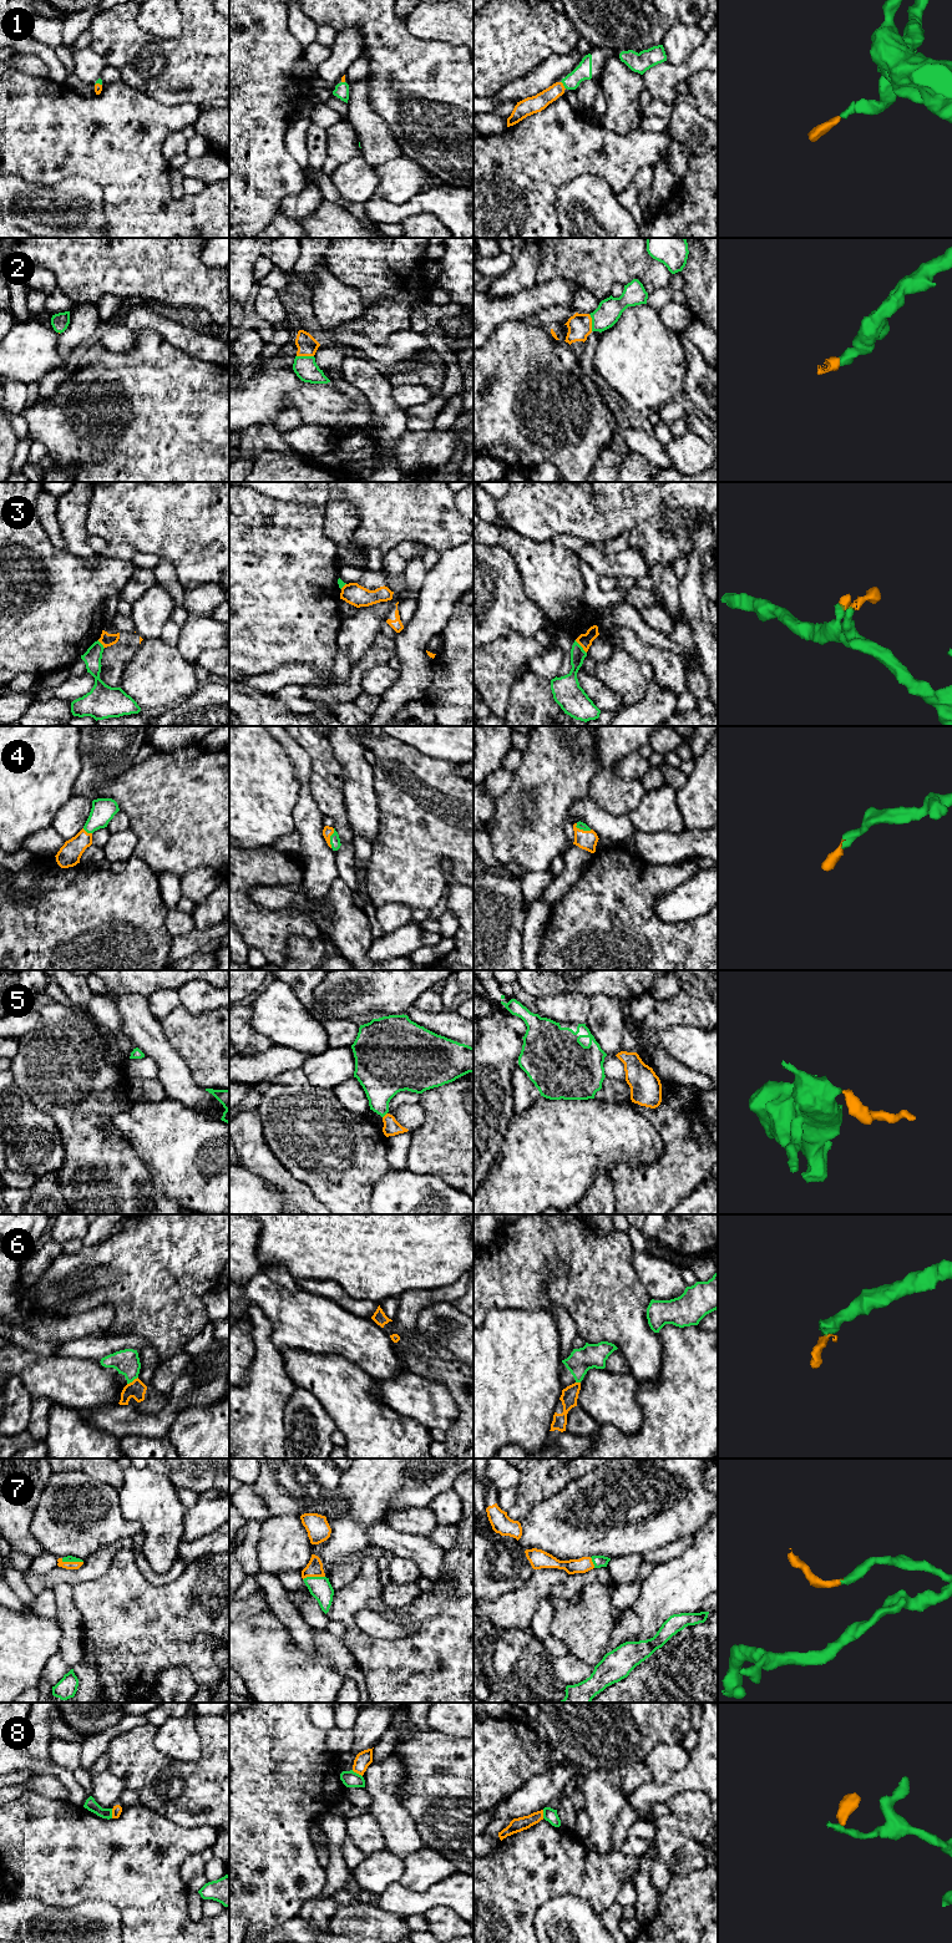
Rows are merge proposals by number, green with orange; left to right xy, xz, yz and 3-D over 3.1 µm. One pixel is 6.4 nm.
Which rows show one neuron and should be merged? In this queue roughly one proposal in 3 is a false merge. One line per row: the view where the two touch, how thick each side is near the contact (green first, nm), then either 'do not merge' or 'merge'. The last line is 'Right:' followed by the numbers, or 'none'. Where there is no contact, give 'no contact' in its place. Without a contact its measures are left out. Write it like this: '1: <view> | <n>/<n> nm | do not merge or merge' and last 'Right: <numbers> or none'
1: yz | 110/110 nm | merge
2: xz | 150/130 nm | merge
3: yz | 120/90 nm | do not merge
4: xz | 70/70 nm | merge
5: xz | 300/110 nm | merge
6: xy | 160/120 nm | do not merge
7: xy | 50/50 nm | merge
8: xz | 110/100 nm | do not merge
Right: 1, 2, 4, 5, 7

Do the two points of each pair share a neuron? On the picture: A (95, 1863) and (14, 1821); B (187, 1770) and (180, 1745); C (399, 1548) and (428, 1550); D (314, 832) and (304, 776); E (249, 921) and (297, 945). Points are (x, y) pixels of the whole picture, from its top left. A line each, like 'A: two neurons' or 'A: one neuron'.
A: one neuron
B: two neurons
C: one neuron
D: one neuron
E: two neurons

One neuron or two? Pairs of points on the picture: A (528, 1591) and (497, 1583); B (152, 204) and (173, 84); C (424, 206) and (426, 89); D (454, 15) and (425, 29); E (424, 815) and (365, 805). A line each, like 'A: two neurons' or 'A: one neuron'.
A: two neurons
B: two neurons
C: two neurons
D: one neuron
E: two neurons

